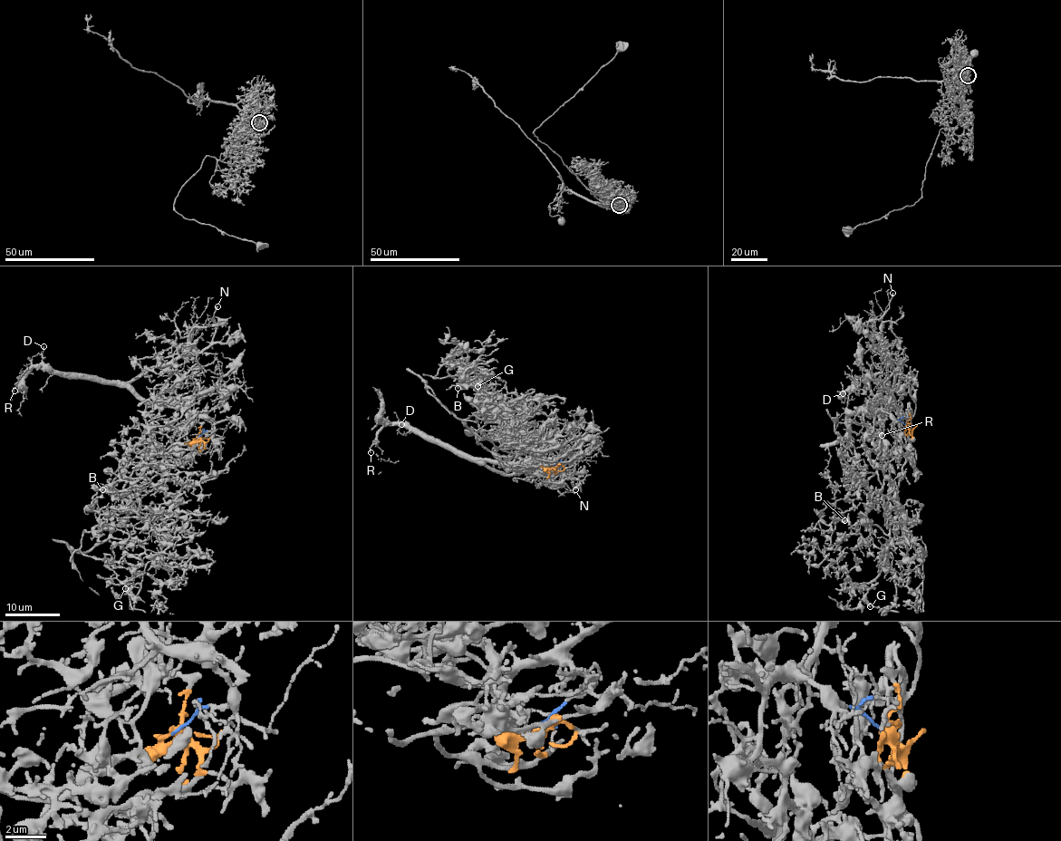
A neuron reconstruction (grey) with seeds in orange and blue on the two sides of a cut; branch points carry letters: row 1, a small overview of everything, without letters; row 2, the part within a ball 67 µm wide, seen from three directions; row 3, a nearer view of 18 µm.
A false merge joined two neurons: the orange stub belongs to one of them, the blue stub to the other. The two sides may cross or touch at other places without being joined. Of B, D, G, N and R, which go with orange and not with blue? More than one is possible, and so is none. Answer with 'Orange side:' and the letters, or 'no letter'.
Orange side: B, G

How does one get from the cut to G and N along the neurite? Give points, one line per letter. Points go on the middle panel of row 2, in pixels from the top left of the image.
G: (552, 468), (477, 430), (495, 404), (447, 371), (460, 358), (434, 377), (477, 386)
N: (552, 467), (567, 453), (550, 450), (538, 461), (485, 463), (508, 473), (529, 471), (573, 457), (575, 490)

